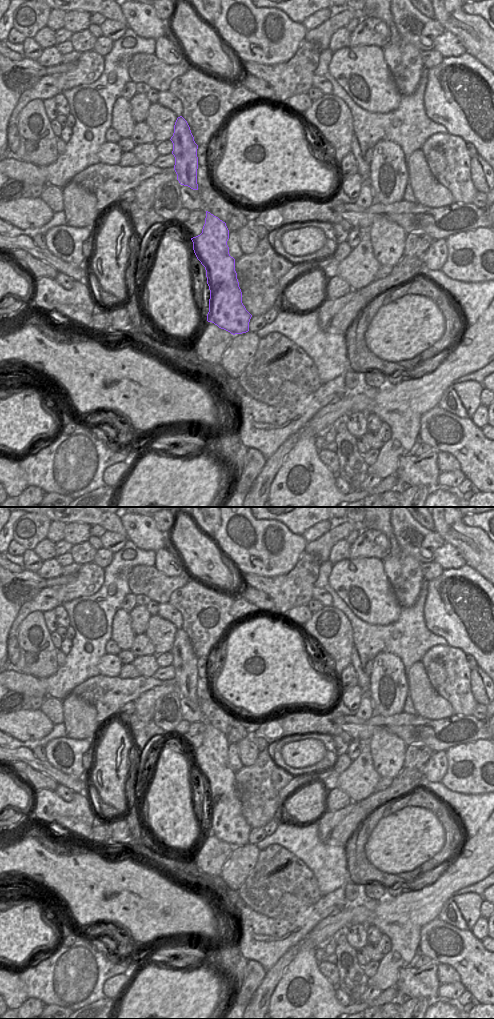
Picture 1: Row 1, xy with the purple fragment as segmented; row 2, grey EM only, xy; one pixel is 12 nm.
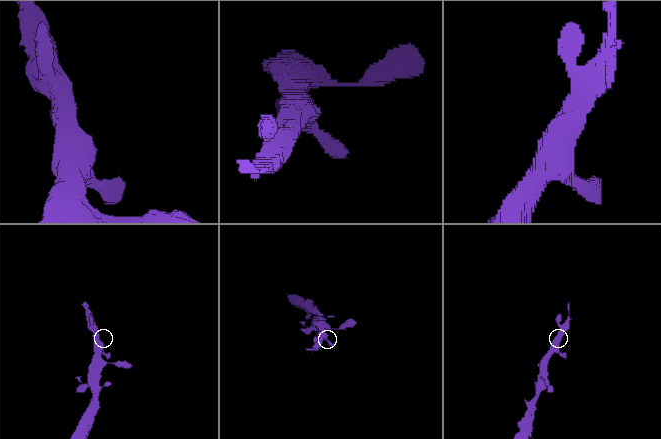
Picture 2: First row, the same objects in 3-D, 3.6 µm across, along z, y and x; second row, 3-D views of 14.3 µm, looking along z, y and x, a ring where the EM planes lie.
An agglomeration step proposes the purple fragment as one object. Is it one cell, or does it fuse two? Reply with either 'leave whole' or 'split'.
leave whole

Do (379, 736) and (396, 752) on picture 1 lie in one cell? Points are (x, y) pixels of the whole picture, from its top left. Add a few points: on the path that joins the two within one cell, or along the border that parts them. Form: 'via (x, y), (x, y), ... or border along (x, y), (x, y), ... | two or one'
via (383, 740), (392, 749) | one

